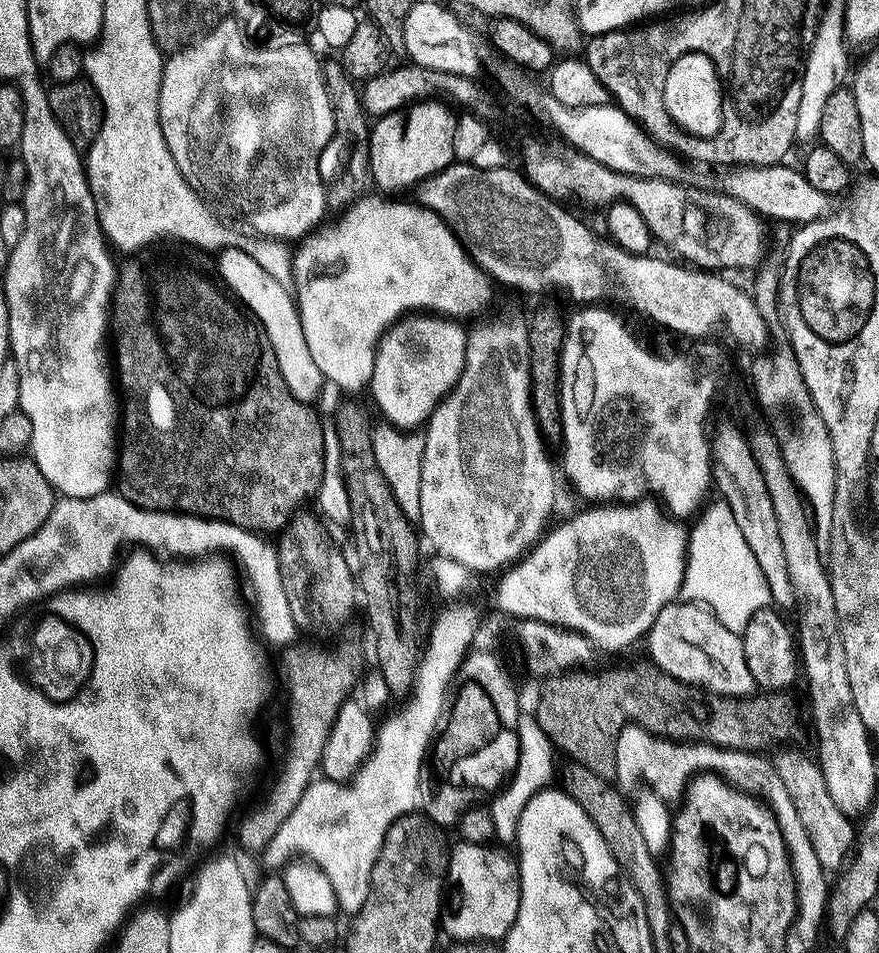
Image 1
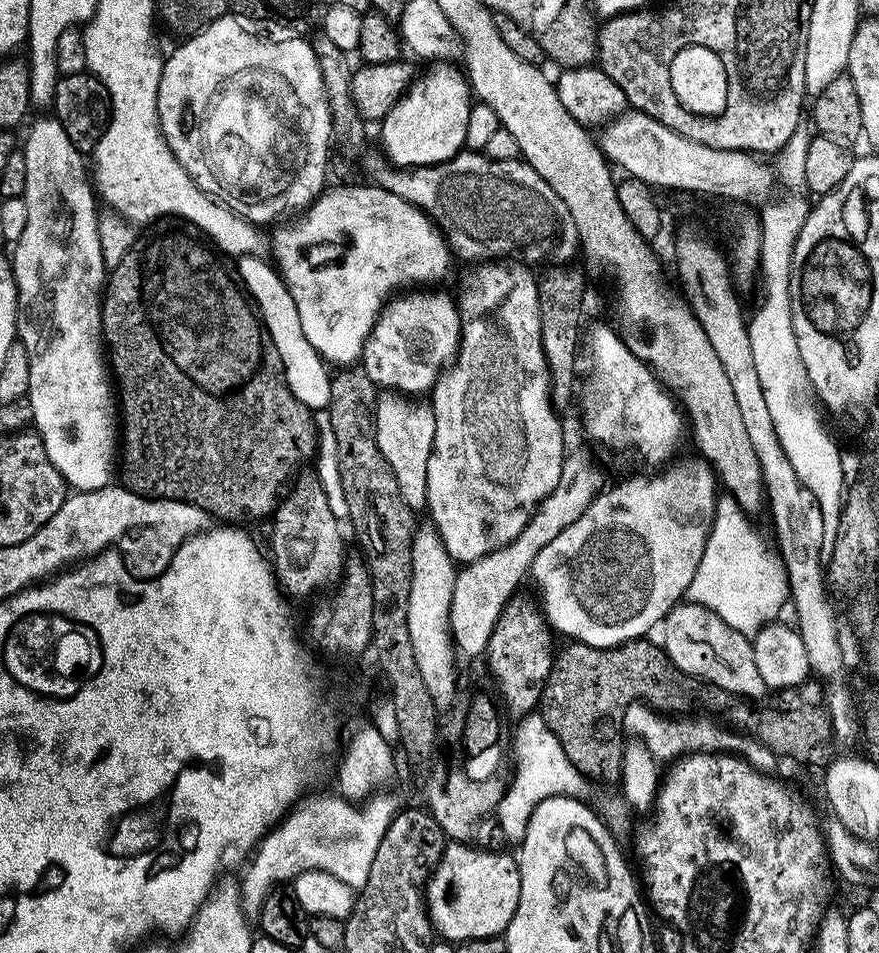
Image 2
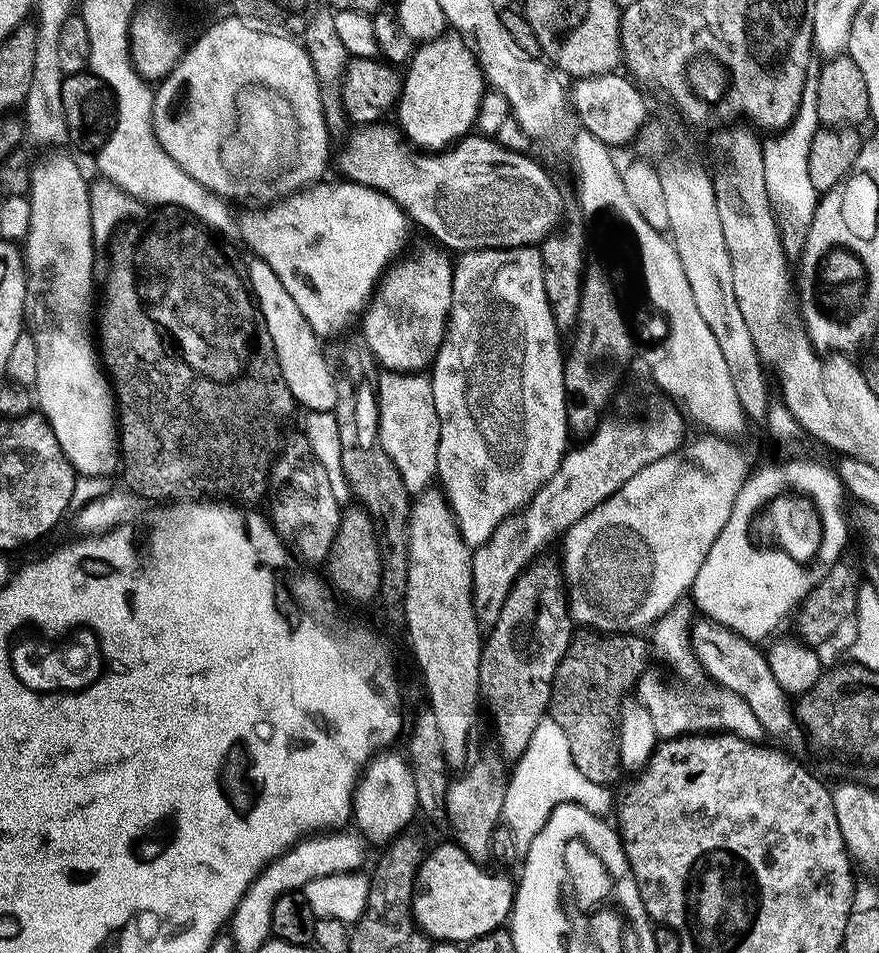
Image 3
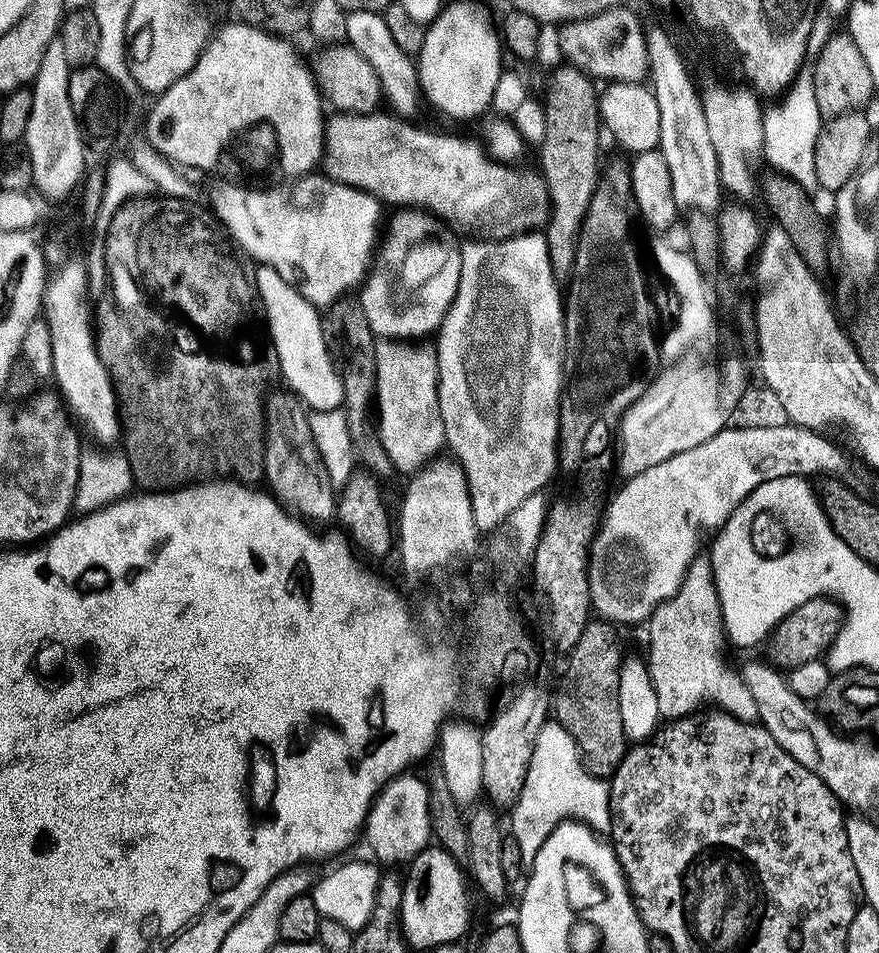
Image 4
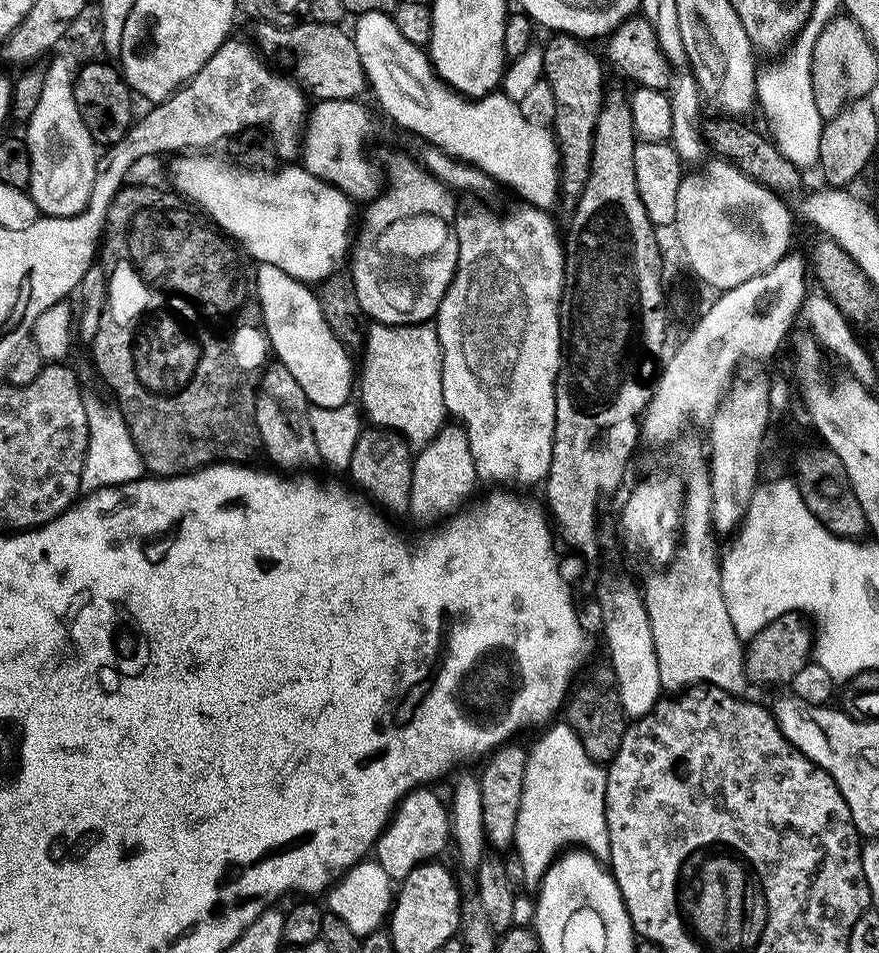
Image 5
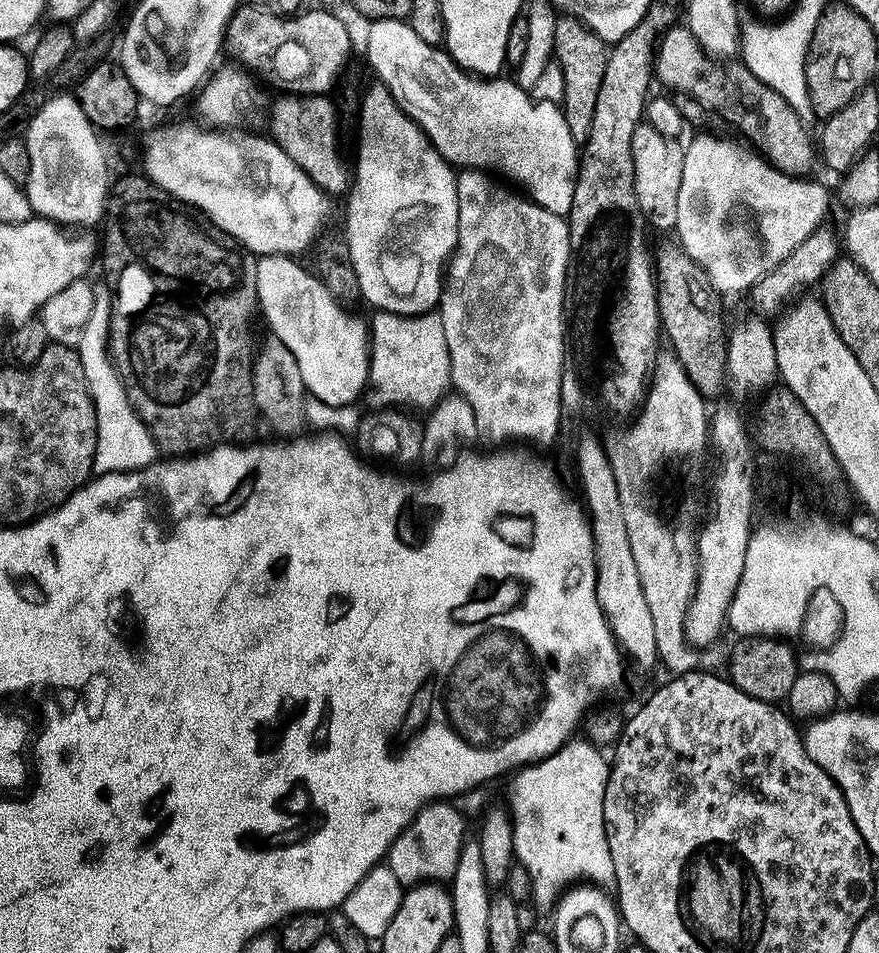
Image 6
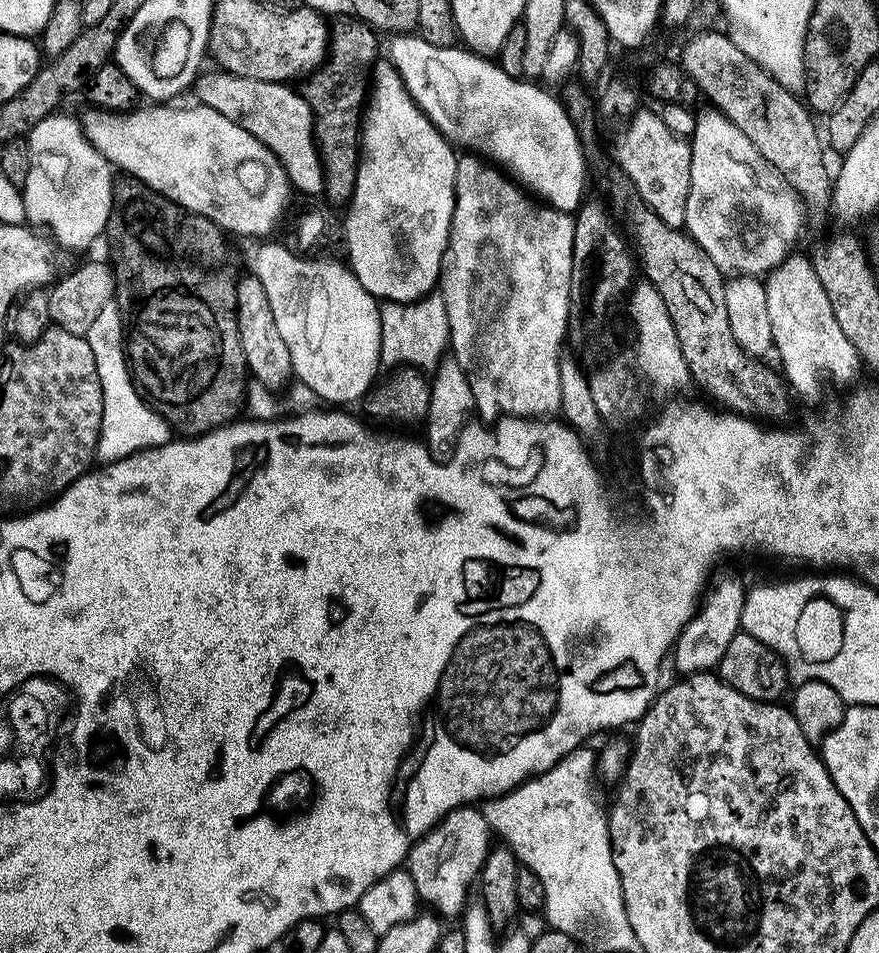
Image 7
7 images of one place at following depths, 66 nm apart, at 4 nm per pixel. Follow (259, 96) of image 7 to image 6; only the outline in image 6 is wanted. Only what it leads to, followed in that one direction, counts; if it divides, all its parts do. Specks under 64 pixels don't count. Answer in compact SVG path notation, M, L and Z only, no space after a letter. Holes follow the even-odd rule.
M287 94L272 104L271 139L316 185L327 192L329 197L343 197L350 188L350 168L340 157L340 136L336 133L336 108L328 101L327 95L305 96Z

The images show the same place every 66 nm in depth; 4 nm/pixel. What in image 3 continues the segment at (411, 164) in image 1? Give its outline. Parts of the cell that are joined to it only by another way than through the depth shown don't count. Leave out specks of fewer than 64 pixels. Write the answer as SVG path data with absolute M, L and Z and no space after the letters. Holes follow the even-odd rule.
M445 34L437 40L421 43L412 53L412 59L402 76L398 101L398 127L405 140L420 150L444 150L463 140L476 128L476 115L486 91L484 73L476 63L476 53L459 35Z

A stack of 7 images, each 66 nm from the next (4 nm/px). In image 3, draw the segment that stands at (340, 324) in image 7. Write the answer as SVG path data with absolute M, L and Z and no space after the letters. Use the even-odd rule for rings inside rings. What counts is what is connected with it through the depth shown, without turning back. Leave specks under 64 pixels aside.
M253 259L251 263L246 268L248 282L252 285L252 294L270 330L270 338L274 338L278 362L282 366L290 394L296 399L297 405L304 407L305 404L309 413L333 411L336 407L336 380L332 377L332 366L326 359L326 352L320 349L321 337L308 325L302 310L294 306L294 298L286 294L286 286L278 282L278 274L274 274L271 266L258 259Z

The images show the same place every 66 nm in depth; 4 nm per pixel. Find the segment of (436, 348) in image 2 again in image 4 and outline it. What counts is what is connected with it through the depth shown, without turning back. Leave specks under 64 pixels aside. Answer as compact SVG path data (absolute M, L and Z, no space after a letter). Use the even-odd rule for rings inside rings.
M411 206L393 212L396 213L389 220L387 217L386 231L359 289L358 299L376 337L416 342L421 339L419 336L431 337L439 329L454 302L462 270L461 245L456 244L452 229L430 212Z

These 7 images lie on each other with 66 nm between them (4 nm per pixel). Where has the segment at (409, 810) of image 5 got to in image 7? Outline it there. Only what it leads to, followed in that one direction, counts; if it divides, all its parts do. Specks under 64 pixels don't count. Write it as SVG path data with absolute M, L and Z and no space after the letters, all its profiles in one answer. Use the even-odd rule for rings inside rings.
M465 806L447 812L440 823L416 841L415 846L408 851L406 871L414 882L417 897L423 903L425 900L426 903L433 904L428 906L435 909L441 917L459 917L469 899L468 887L477 883L488 857L488 849L493 844L494 833L479 807Z

